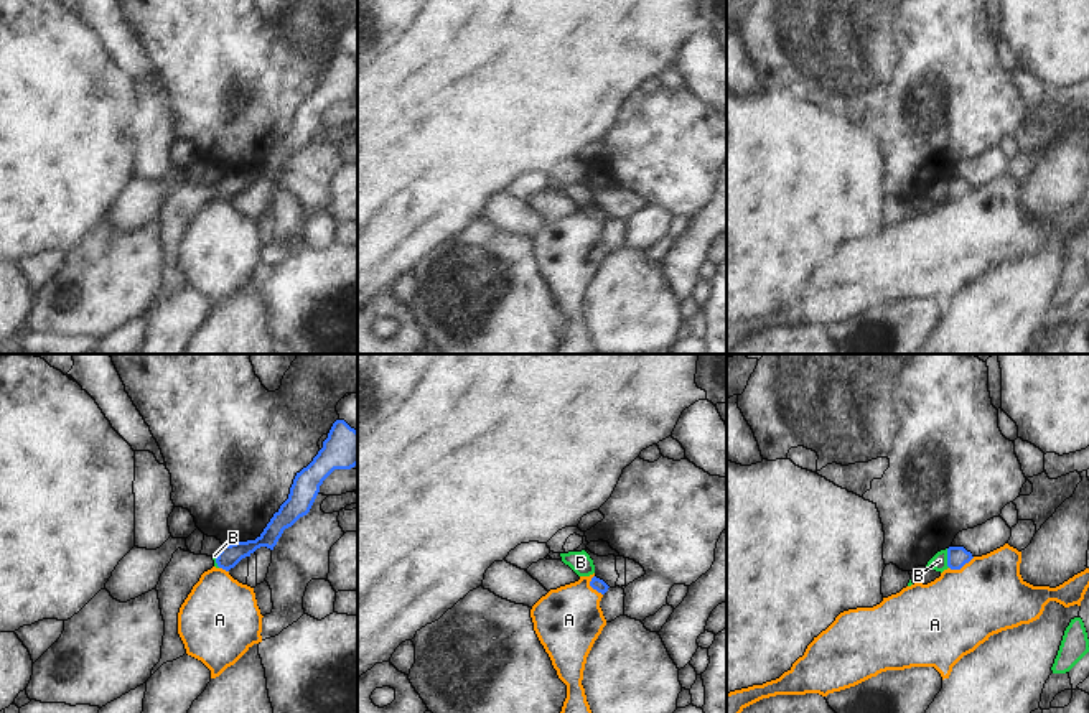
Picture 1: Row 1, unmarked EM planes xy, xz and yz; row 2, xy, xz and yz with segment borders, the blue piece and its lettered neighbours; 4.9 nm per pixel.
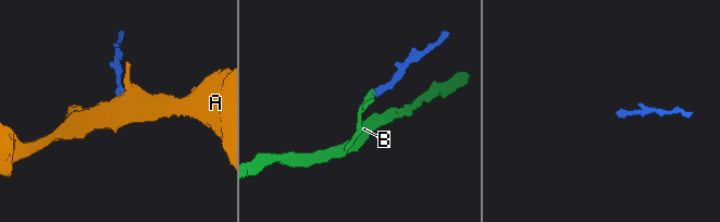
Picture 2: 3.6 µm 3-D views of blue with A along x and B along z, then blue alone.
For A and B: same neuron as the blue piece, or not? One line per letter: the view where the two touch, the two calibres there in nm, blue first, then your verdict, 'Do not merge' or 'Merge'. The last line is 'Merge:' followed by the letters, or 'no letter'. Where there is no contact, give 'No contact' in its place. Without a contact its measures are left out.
A: Touches blue in yz. Thickness 100 nm (blue) against 400 nm. Do not merge
B: Touches blue in yz. Thickness 100 nm (blue) against 80 nm. Do not merge
Merge: no letter

